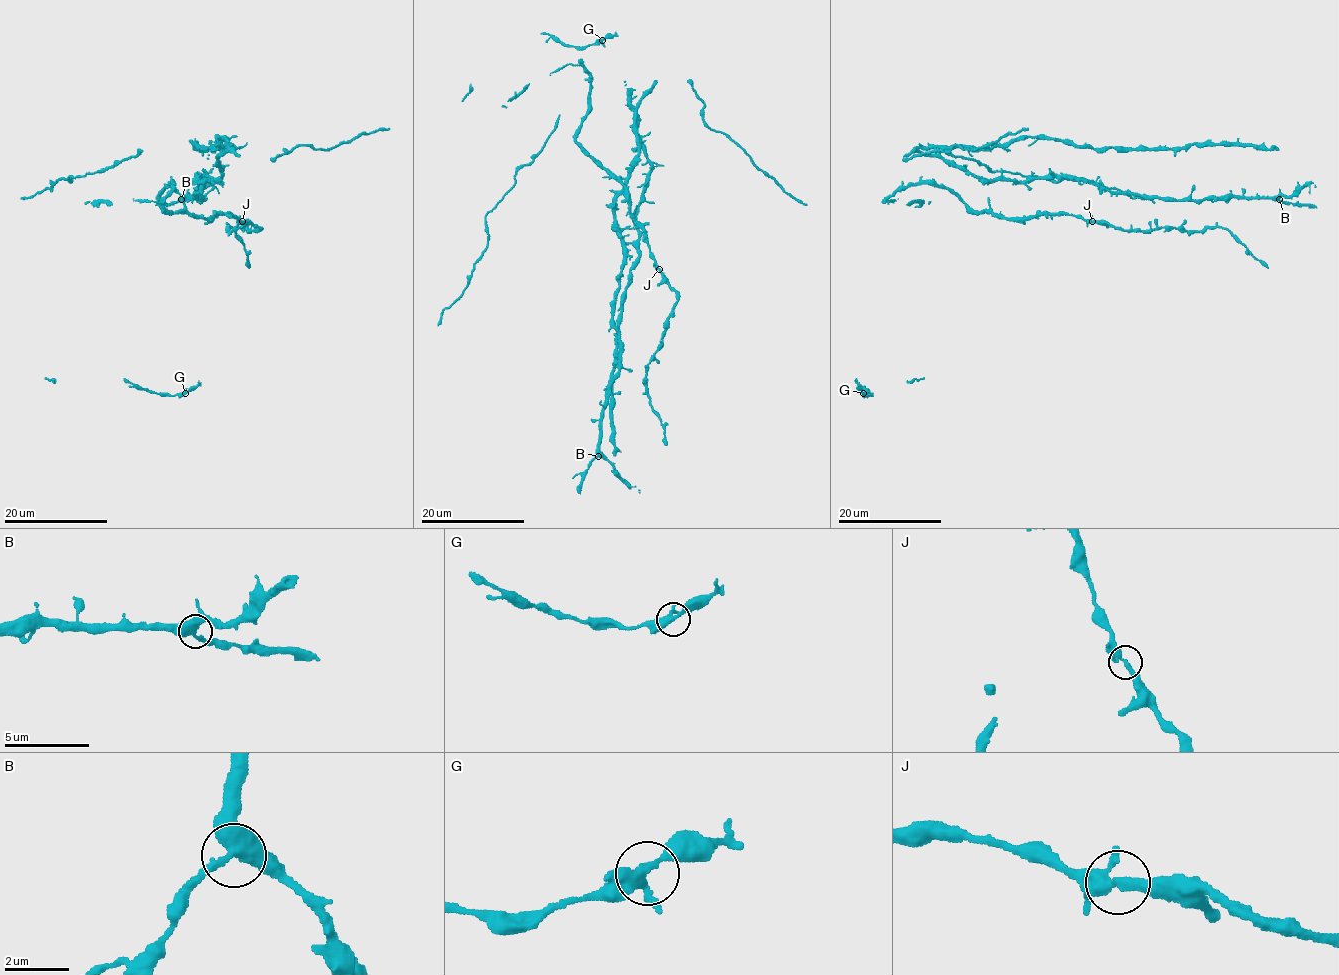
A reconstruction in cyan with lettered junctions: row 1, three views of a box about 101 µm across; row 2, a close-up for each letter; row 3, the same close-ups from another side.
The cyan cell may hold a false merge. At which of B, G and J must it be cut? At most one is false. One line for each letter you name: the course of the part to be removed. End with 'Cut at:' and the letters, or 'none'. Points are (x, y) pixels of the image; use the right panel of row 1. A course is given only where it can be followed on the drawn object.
Cut at: none

